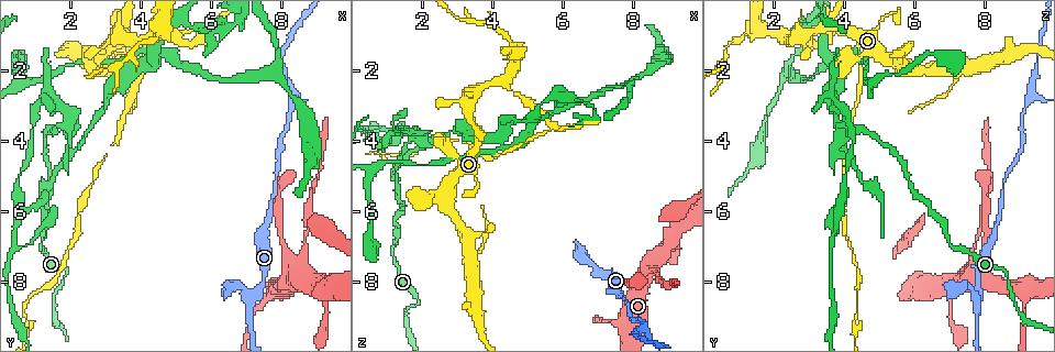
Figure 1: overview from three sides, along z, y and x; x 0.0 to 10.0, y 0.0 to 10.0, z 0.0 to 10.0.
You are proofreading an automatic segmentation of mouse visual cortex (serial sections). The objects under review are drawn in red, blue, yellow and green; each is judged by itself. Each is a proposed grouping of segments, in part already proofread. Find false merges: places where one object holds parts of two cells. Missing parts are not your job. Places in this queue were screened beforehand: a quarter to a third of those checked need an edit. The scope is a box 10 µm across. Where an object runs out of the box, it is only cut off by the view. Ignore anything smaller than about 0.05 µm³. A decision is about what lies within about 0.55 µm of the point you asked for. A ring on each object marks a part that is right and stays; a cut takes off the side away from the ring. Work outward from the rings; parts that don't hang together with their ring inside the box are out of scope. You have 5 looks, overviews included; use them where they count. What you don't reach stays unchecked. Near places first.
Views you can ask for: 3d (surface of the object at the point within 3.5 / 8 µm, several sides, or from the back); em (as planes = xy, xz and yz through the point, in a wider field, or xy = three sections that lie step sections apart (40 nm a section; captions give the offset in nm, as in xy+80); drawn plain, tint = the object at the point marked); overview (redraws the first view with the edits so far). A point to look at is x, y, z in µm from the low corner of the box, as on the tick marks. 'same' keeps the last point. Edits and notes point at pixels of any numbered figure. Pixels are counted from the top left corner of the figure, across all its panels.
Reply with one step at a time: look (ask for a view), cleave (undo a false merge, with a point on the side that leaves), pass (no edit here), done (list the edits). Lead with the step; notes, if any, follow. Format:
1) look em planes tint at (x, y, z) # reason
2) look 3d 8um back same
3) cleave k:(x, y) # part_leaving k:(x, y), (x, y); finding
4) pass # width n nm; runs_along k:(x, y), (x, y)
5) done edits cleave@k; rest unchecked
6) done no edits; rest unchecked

look 3d 8um at (8.75, 6.85, 7.80) # a narrow waist

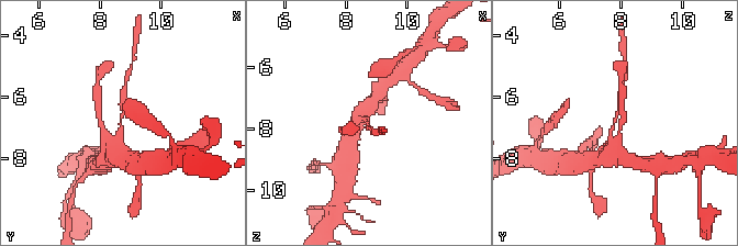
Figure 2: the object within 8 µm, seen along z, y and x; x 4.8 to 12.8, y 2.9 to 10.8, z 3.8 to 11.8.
look 3d 3.5um back same # closer look

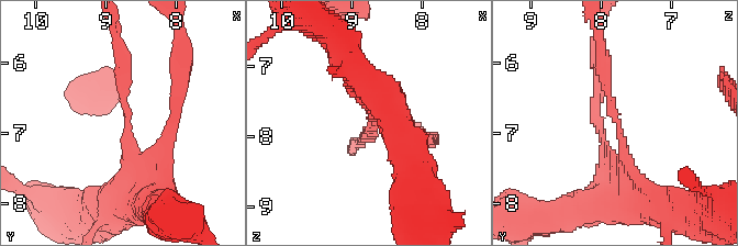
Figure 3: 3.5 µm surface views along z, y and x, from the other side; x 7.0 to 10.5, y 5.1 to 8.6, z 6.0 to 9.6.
cleave 3:(607, 92) # part_leaving 3:(129, 125), (122, 51), (112, 31); a second cell is stuck on

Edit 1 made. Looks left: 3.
look overview

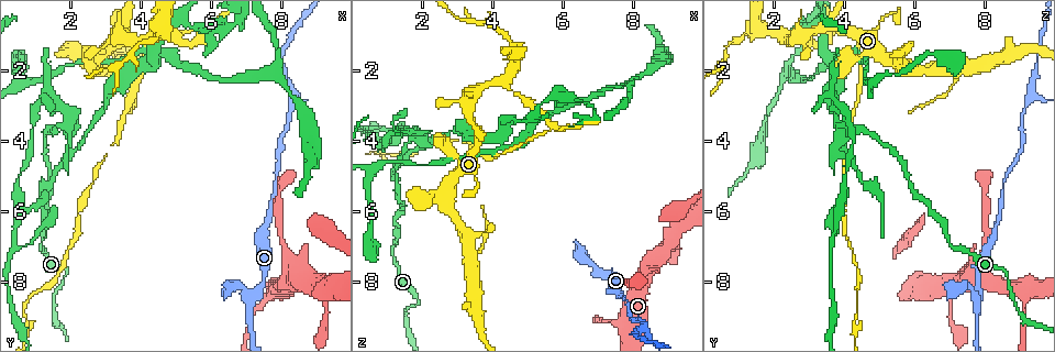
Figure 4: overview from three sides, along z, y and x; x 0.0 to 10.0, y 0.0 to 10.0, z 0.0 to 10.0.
look 3d 3.5um at (1.85, 3.55, 3.85)

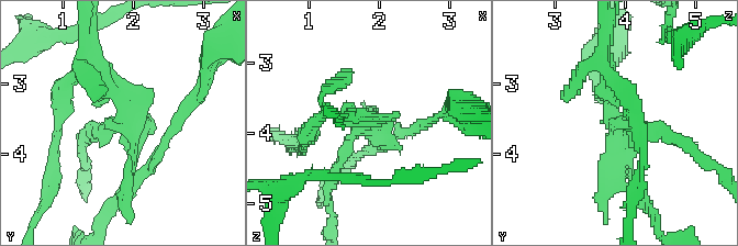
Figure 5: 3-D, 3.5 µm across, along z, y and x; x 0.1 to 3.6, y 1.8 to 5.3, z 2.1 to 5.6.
look em xy step 3 tint at (1.90, 3.60, 3.90)

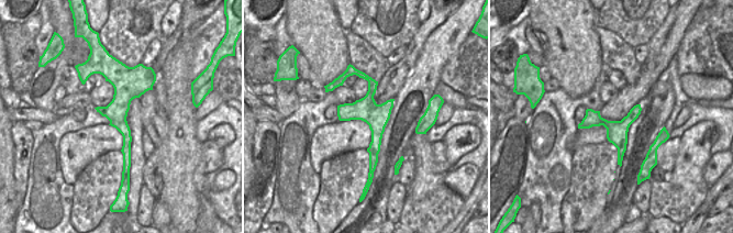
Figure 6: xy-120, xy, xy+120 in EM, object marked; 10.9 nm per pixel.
cleave 5:(78, 58) # width 260 nm; border 6:(584, 118), (589, 123), (602, 124); two cells meet here

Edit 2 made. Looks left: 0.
done edits cleave@3, cleave@5; rest unchecked

